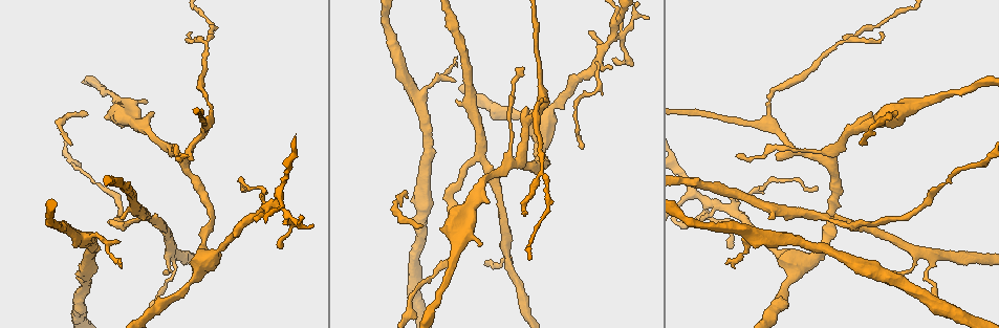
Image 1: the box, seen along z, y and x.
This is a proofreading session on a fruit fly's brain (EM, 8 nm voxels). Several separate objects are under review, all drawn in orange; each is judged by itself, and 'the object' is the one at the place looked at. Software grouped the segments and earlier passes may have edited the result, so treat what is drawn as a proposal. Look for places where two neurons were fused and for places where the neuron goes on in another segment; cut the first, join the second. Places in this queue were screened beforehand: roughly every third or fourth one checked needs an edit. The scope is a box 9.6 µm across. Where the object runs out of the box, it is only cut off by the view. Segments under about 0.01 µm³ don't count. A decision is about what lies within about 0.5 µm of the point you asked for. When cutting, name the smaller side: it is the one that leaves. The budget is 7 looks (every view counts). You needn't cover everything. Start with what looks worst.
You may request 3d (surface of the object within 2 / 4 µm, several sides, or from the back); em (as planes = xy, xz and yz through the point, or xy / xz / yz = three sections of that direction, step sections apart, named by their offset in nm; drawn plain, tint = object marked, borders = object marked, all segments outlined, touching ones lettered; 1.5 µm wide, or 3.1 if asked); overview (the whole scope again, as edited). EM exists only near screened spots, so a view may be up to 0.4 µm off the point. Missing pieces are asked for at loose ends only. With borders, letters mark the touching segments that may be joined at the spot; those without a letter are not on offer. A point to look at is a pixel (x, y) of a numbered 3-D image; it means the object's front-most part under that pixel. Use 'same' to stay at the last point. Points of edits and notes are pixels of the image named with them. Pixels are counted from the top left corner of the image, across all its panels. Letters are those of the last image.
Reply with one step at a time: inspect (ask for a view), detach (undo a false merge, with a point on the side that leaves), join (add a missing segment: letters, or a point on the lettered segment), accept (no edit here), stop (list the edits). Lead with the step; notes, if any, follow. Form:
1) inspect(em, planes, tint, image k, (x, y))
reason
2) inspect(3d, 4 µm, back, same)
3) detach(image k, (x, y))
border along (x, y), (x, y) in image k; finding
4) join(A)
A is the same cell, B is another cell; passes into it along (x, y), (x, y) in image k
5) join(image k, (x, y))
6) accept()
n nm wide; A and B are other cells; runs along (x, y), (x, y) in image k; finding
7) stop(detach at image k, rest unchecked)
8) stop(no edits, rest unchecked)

inspect(em, planes, borders, image 1, (285, 224))
branch stops here

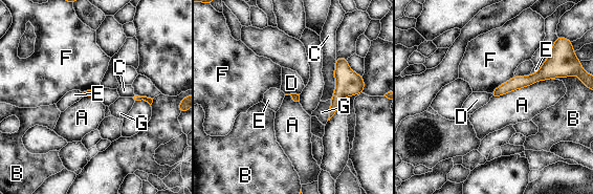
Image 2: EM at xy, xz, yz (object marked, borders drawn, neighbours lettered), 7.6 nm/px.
accept()
A, B, C, D, E, F and G are other cells; runs along (553, 74), (515, 82), (493, 94) in image 2; no lettered segment goes on from it

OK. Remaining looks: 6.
inspect(em, planes, borders, image 1, (120, 264))
branch stops here

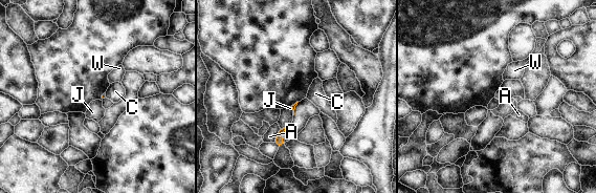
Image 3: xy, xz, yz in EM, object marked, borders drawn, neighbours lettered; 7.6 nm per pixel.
accept()
A, C, J and W are other cells; none of them fits

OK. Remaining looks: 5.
inspect(3d, 4 µm, back, image 1, (86, 113))
tapers out

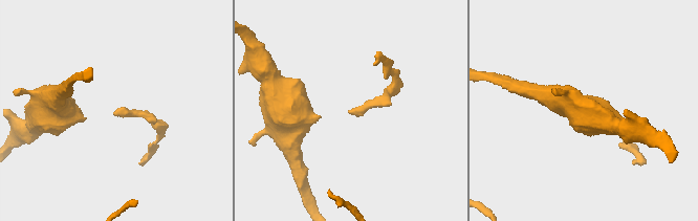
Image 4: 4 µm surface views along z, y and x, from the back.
inspect(em, planes, plain, image 4, (349, 111))
shape alone is not enough

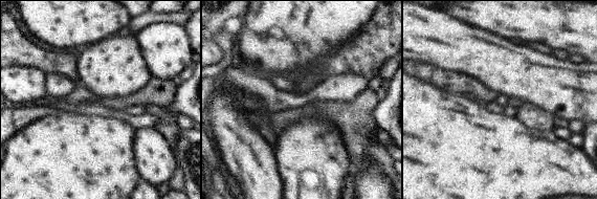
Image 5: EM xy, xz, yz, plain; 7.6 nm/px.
inspect(em, planes, borders, same)

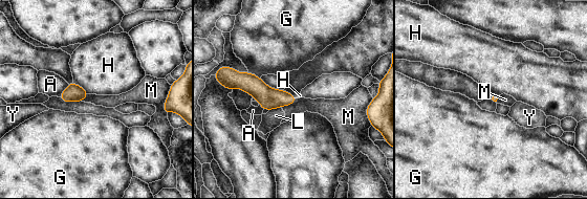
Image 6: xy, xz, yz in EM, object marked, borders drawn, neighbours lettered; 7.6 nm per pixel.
accept()
A, G, H, L, M and Y are other cells; runs along (233, 83), (292, 98) in image 6; no lettered segment goes on from it

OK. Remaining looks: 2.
stop(no edits, rest unchecked)

